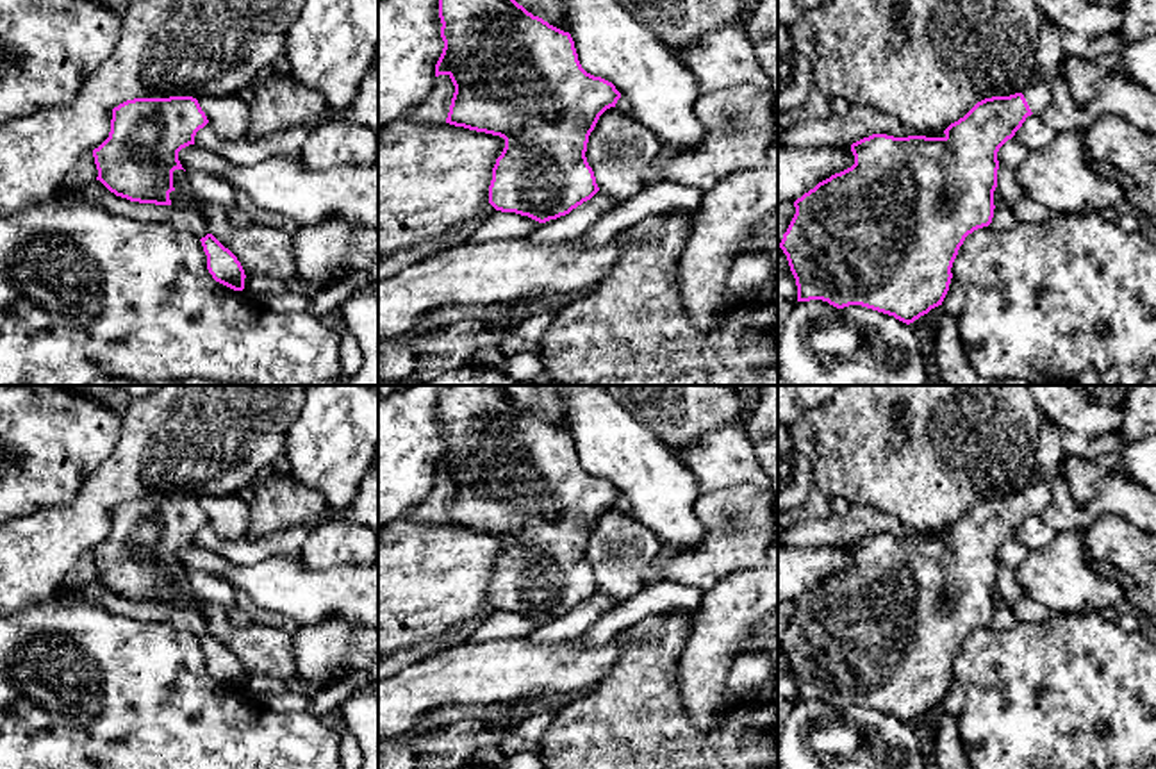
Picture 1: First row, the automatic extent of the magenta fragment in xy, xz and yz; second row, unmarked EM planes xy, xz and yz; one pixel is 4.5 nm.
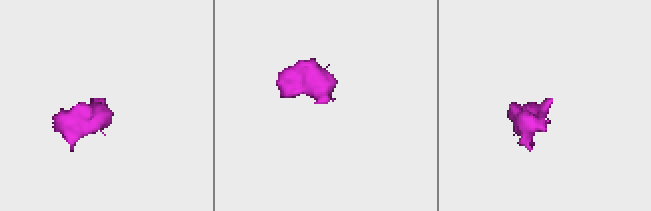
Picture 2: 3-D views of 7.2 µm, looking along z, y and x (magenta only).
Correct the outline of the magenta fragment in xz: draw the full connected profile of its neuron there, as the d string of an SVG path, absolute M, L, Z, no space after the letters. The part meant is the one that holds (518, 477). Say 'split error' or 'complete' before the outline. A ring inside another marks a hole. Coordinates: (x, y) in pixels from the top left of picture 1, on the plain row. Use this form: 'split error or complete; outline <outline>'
complete; outline M441 385L439 418L444 448L435 464L435 476L448 475L455 485L446 523L505 539L492 567L489 603L496 610L546 623L590 599L599 587L585 557L587 542L599 516L621 498L615 485L587 473L571 434L528 412L503 385Z

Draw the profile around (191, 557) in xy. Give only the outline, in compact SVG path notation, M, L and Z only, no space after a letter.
M189 544L178 551L178 560L186 571L189 569L207 569L216 575L234 569L237 564L202 548Z

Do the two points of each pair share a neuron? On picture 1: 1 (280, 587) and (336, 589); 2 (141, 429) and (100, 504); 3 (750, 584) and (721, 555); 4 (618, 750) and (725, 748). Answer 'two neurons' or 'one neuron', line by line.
1: one neuron
2: one neuron
3: two neurons
4: one neuron

